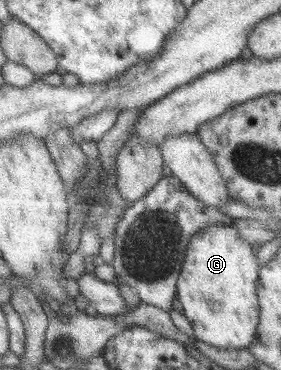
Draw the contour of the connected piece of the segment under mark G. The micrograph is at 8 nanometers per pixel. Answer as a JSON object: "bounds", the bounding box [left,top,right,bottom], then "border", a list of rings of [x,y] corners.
{"bounds":[178,224,264,350],"border":[[[233,224],[209,227],[201,231],[190,245],[178,287],[179,299],[185,306],[184,313],[191,321],[196,339],[226,350],[250,348],[260,332],[262,318],[259,287],[264,263],[260,260],[258,247],[247,243]]]}

